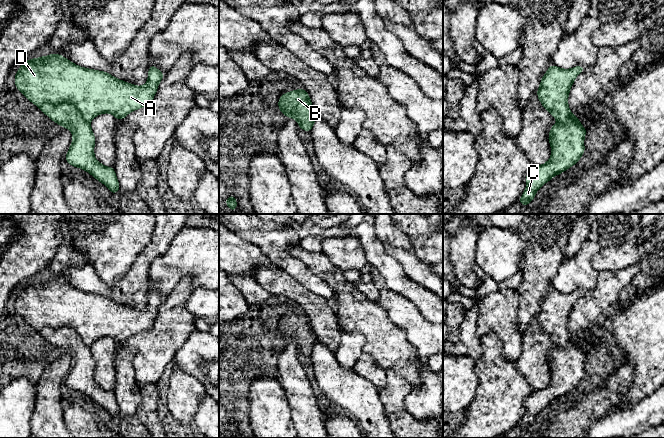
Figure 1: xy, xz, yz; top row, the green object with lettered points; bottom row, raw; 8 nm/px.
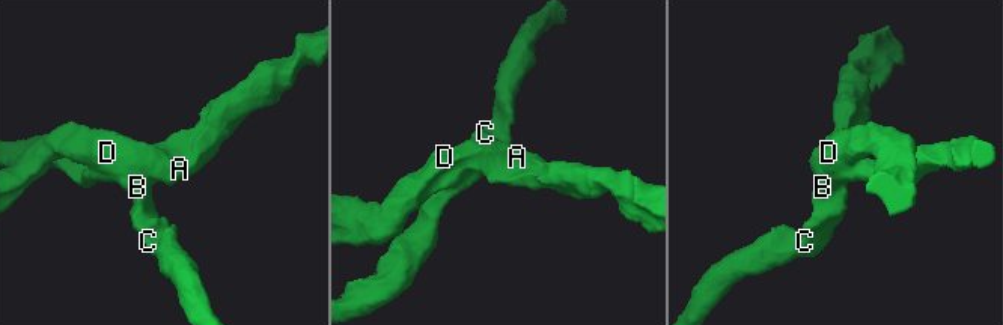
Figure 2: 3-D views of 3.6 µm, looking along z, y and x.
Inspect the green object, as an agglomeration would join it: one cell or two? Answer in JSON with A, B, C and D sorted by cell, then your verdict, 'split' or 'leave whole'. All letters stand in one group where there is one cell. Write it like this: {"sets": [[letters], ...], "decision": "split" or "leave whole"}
{"sets": [["A", "D"], ["B", "C"]], "decision": "split"}

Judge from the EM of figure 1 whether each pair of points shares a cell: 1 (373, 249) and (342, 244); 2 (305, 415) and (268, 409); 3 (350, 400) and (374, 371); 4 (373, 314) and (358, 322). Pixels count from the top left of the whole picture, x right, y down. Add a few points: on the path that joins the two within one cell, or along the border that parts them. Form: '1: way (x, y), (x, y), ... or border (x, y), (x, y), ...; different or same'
1: border (348, 233), (359, 241), (368, 262); different
2: border (283, 389), (289, 405), (291, 420), (295, 427); different
3: border (352, 369), (378, 390); different
4: way (369, 317), (362, 318); same

